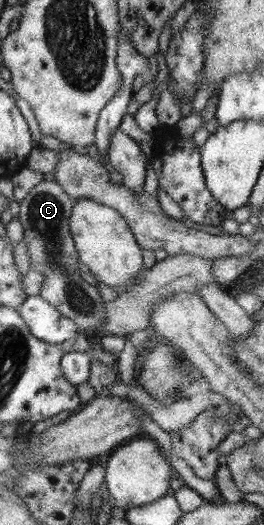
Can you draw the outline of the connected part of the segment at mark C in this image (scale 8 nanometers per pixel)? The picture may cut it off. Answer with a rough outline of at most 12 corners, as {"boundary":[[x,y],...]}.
{"boundary":[[43,180],[20,202],[39,295],[96,333],[98,290],[81,277],[69,231],[75,200]]}

